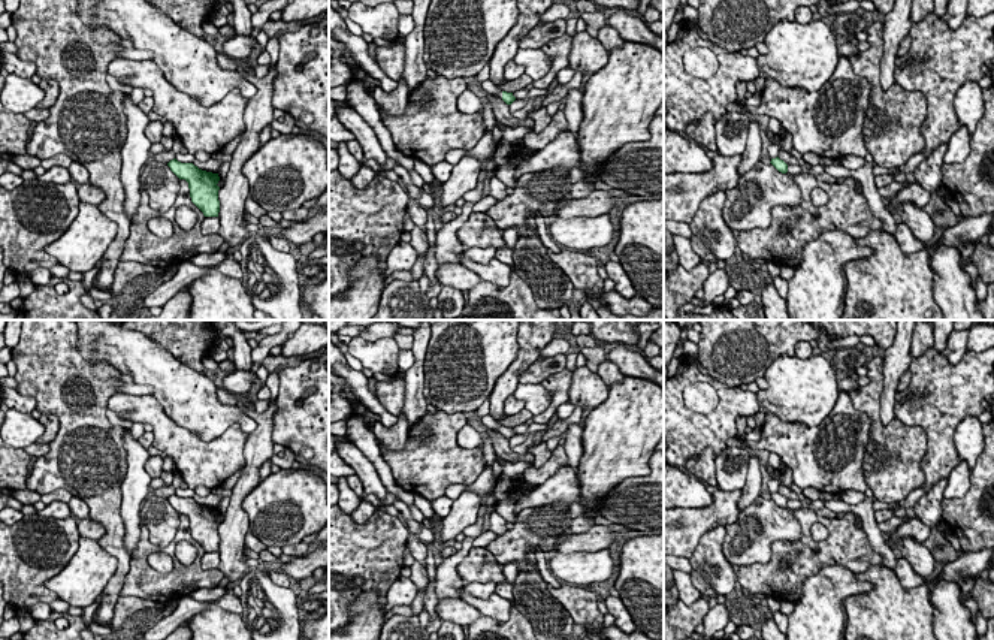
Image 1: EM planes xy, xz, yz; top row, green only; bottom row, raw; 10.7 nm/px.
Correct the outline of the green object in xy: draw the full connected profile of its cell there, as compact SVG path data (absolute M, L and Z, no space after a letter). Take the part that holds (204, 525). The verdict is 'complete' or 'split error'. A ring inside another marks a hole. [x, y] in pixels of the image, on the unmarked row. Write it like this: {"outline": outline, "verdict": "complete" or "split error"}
{"outline": "M176 493L170 495L167 501L179 514L188 517L191 537L203 547L203 550L218 552L218 508L202 505L193 498L181 498Z", "verdict": "complete"}

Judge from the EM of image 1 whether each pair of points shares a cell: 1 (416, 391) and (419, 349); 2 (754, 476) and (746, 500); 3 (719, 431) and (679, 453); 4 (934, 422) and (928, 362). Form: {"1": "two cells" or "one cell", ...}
{"1": "one cell", "2": "one cell", "3": "one cell", "4": "one cell"}

